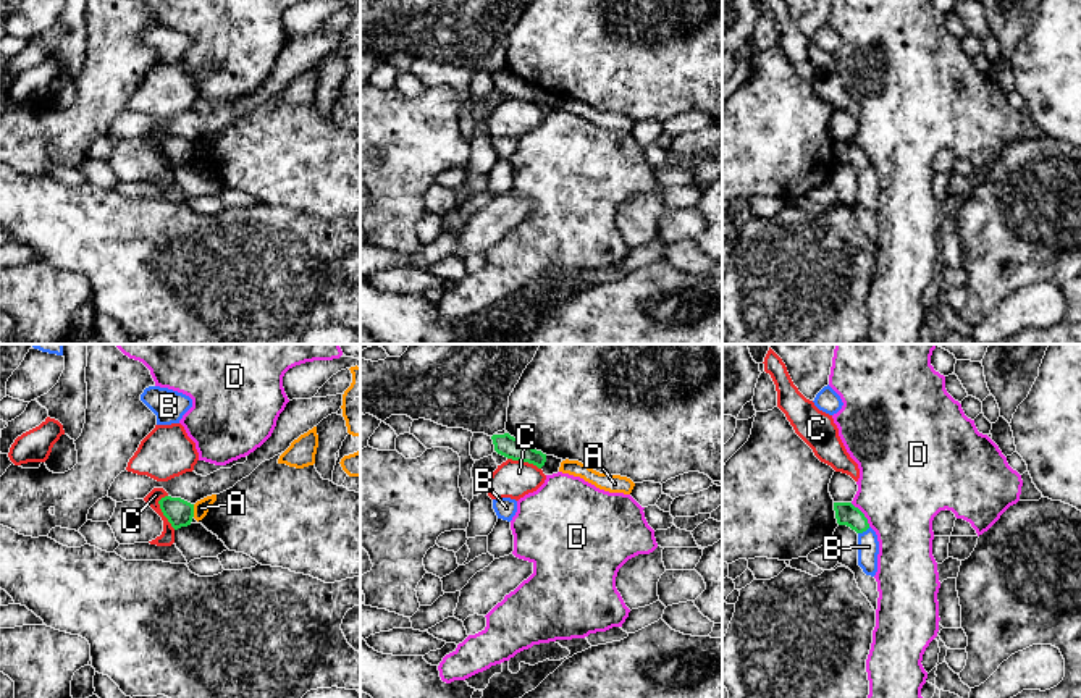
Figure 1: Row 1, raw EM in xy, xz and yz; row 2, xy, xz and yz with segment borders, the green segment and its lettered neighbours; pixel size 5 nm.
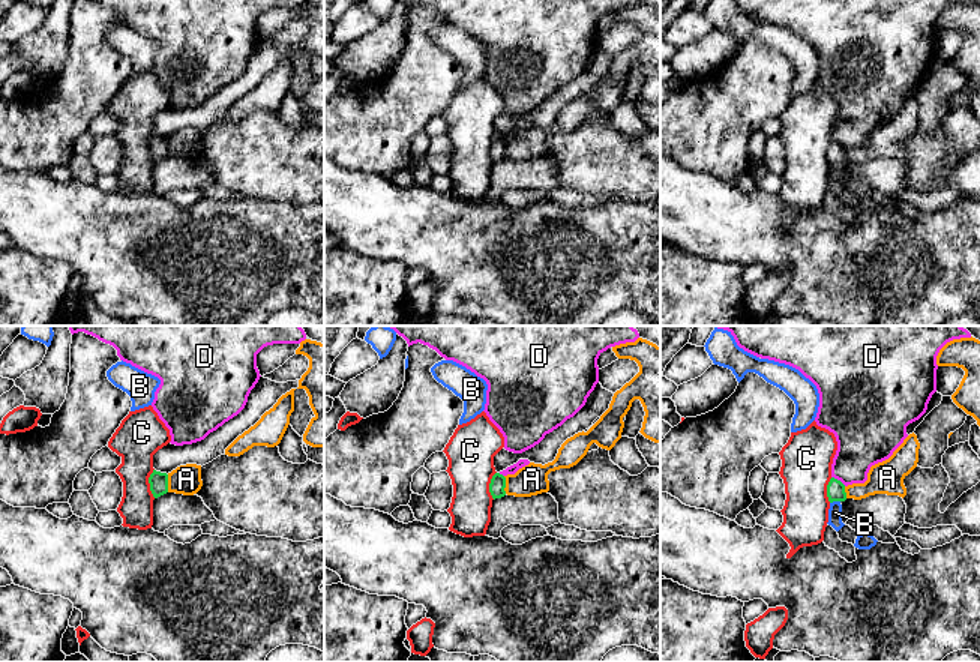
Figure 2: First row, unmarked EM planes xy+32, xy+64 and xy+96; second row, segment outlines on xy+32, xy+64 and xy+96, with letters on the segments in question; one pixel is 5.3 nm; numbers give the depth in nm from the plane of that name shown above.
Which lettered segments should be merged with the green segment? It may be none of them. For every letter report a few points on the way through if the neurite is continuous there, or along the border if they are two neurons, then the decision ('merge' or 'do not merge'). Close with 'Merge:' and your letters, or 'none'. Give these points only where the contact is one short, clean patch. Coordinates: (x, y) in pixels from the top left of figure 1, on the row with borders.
A: border along xy (193, 504), (194, 516); do not merge
B: border along yz (870, 527), (858, 534); do not merge
C: do not merge
D: do not merge
Merge: none

